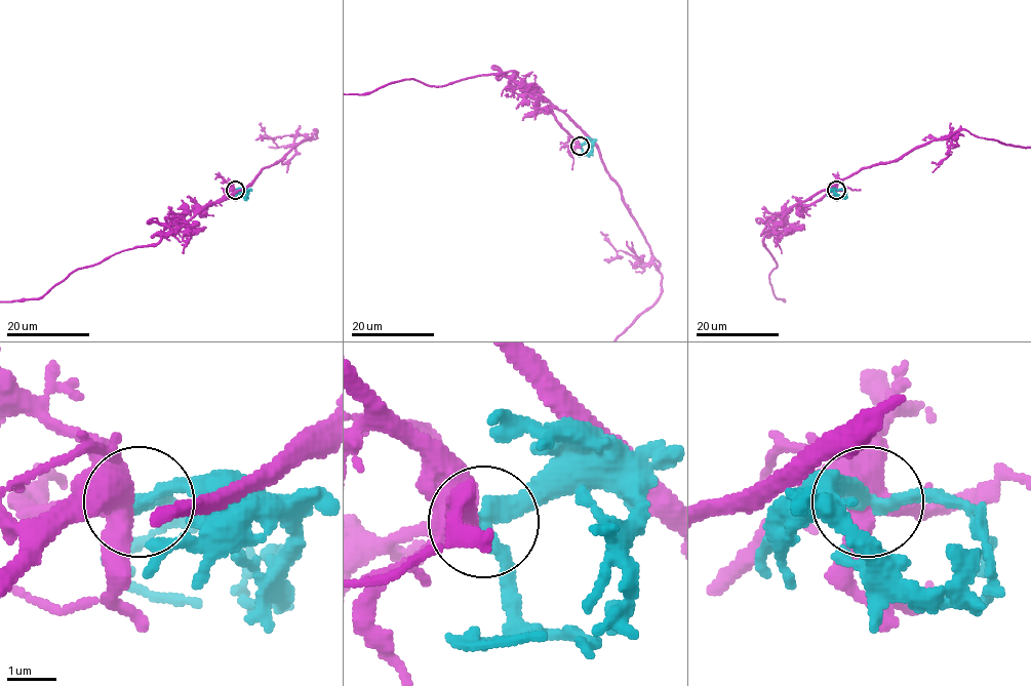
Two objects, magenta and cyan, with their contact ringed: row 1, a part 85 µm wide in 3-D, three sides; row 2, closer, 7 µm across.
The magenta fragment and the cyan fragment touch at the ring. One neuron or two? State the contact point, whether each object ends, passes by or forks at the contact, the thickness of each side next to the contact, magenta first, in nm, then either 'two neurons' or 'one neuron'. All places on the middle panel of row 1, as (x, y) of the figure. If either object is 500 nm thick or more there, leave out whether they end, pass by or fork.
place (580, 146); magenta forks; cyan passes by; calibres 440 and 280 nm; two neurons

